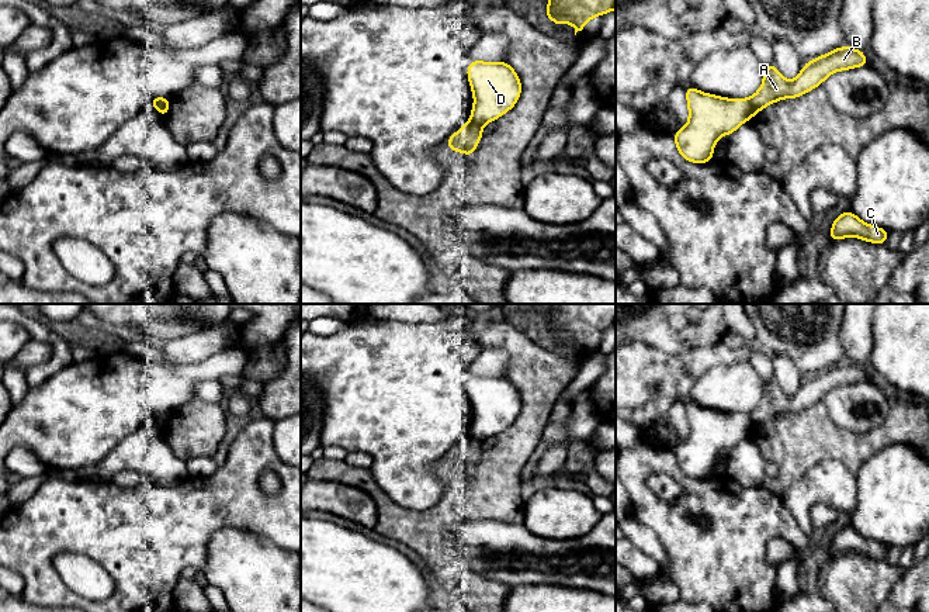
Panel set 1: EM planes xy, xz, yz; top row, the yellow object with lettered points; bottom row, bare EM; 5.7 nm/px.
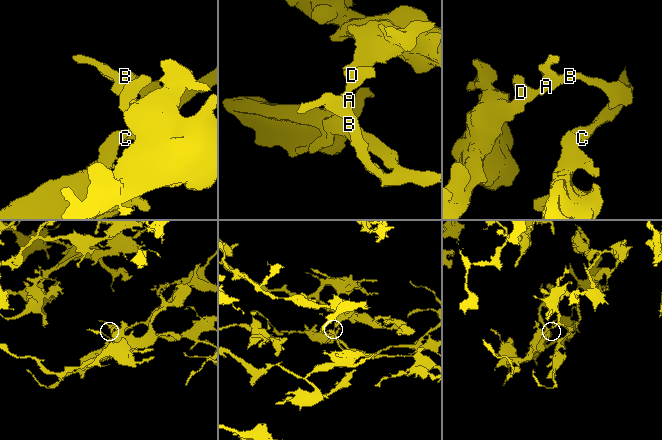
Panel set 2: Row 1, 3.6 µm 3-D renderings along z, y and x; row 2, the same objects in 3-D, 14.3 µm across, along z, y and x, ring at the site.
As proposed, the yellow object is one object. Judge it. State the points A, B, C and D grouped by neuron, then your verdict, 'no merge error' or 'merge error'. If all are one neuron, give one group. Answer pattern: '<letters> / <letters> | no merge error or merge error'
A B C / D | merge error

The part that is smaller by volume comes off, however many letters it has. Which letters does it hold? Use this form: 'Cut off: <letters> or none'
Cut off: A, B, C

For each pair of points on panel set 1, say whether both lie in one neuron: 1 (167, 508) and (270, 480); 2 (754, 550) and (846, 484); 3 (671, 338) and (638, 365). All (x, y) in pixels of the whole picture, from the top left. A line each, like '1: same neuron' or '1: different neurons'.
1: different neurons
2: different neurons
3: different neurons

